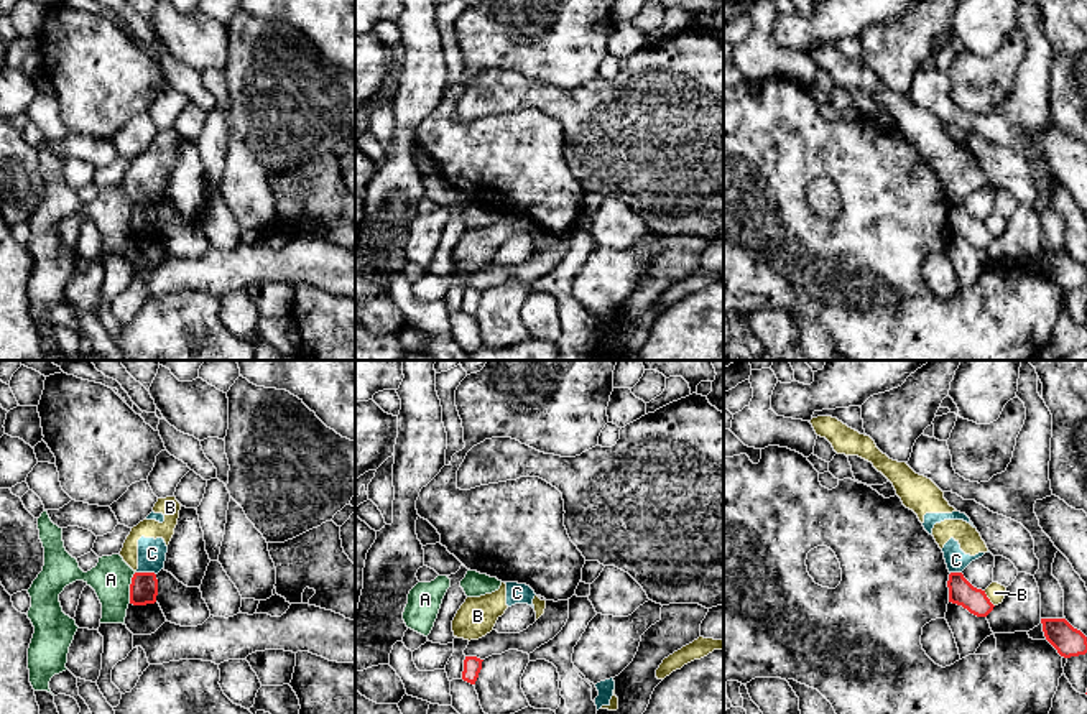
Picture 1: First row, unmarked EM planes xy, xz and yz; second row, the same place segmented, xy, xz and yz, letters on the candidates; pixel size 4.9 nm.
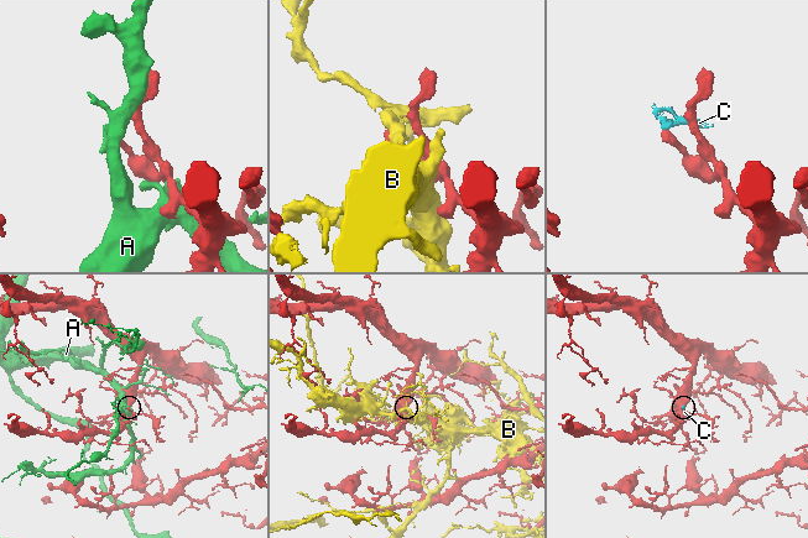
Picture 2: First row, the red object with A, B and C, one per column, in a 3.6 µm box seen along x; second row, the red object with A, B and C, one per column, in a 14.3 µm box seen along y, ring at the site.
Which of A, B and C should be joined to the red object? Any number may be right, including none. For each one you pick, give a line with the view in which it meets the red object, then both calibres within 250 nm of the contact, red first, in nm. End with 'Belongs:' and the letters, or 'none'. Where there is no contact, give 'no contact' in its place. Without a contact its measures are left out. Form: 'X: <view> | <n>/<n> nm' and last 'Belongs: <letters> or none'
Belongs: none

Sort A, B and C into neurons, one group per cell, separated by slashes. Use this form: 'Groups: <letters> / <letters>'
Groups: A / B C

